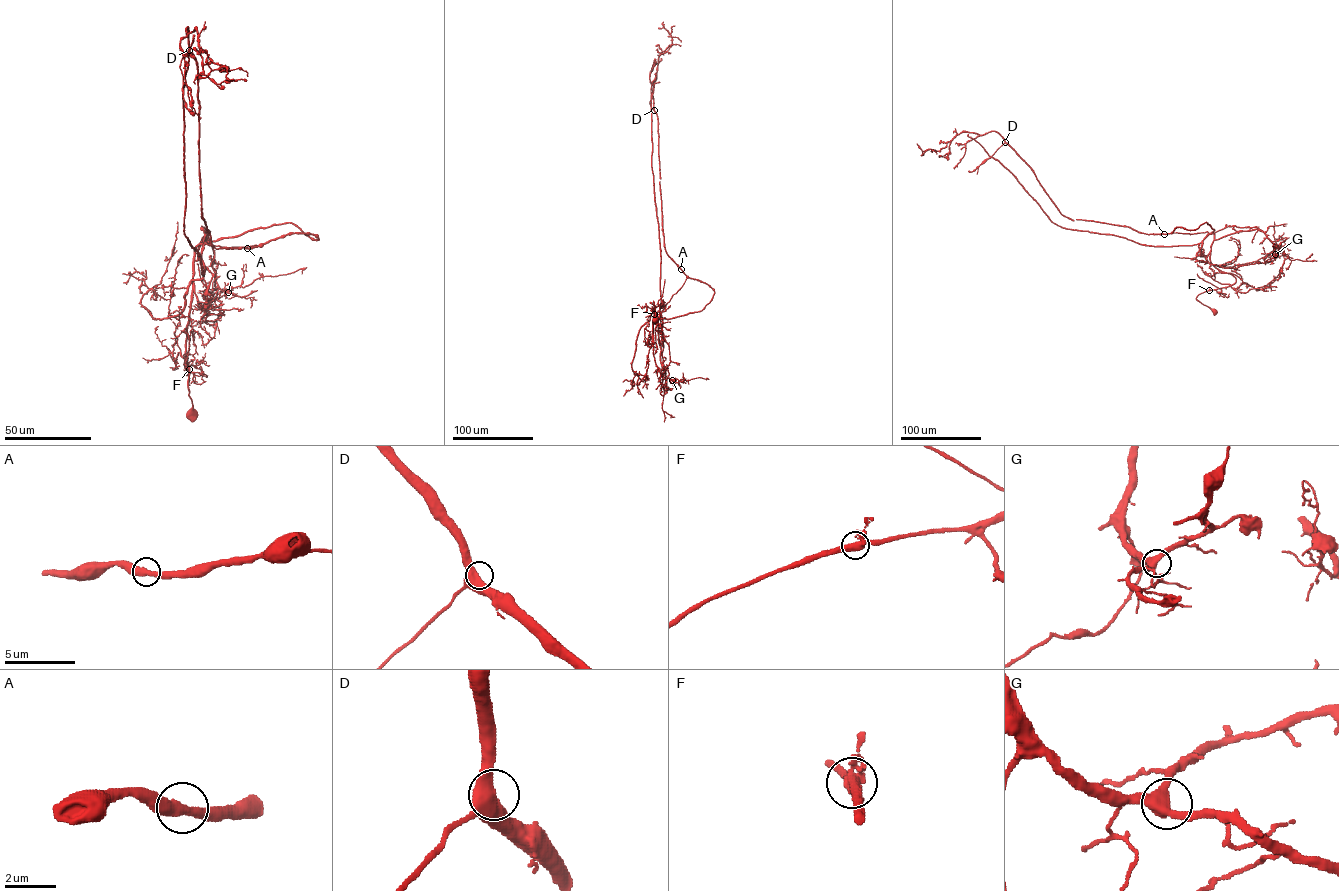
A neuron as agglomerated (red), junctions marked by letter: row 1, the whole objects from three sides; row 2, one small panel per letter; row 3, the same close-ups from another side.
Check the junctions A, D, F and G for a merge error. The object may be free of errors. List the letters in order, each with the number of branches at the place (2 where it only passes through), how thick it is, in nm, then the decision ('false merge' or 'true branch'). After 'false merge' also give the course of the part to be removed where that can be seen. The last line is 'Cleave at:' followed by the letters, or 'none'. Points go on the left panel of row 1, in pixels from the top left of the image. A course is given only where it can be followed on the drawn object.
A: 2 | 400 nm | true branch
D: 3 | 440 nm | true branch
F: 3 | 380 nm | true branch
G: 3 | 400 nm | true branch
Cleave at: none

